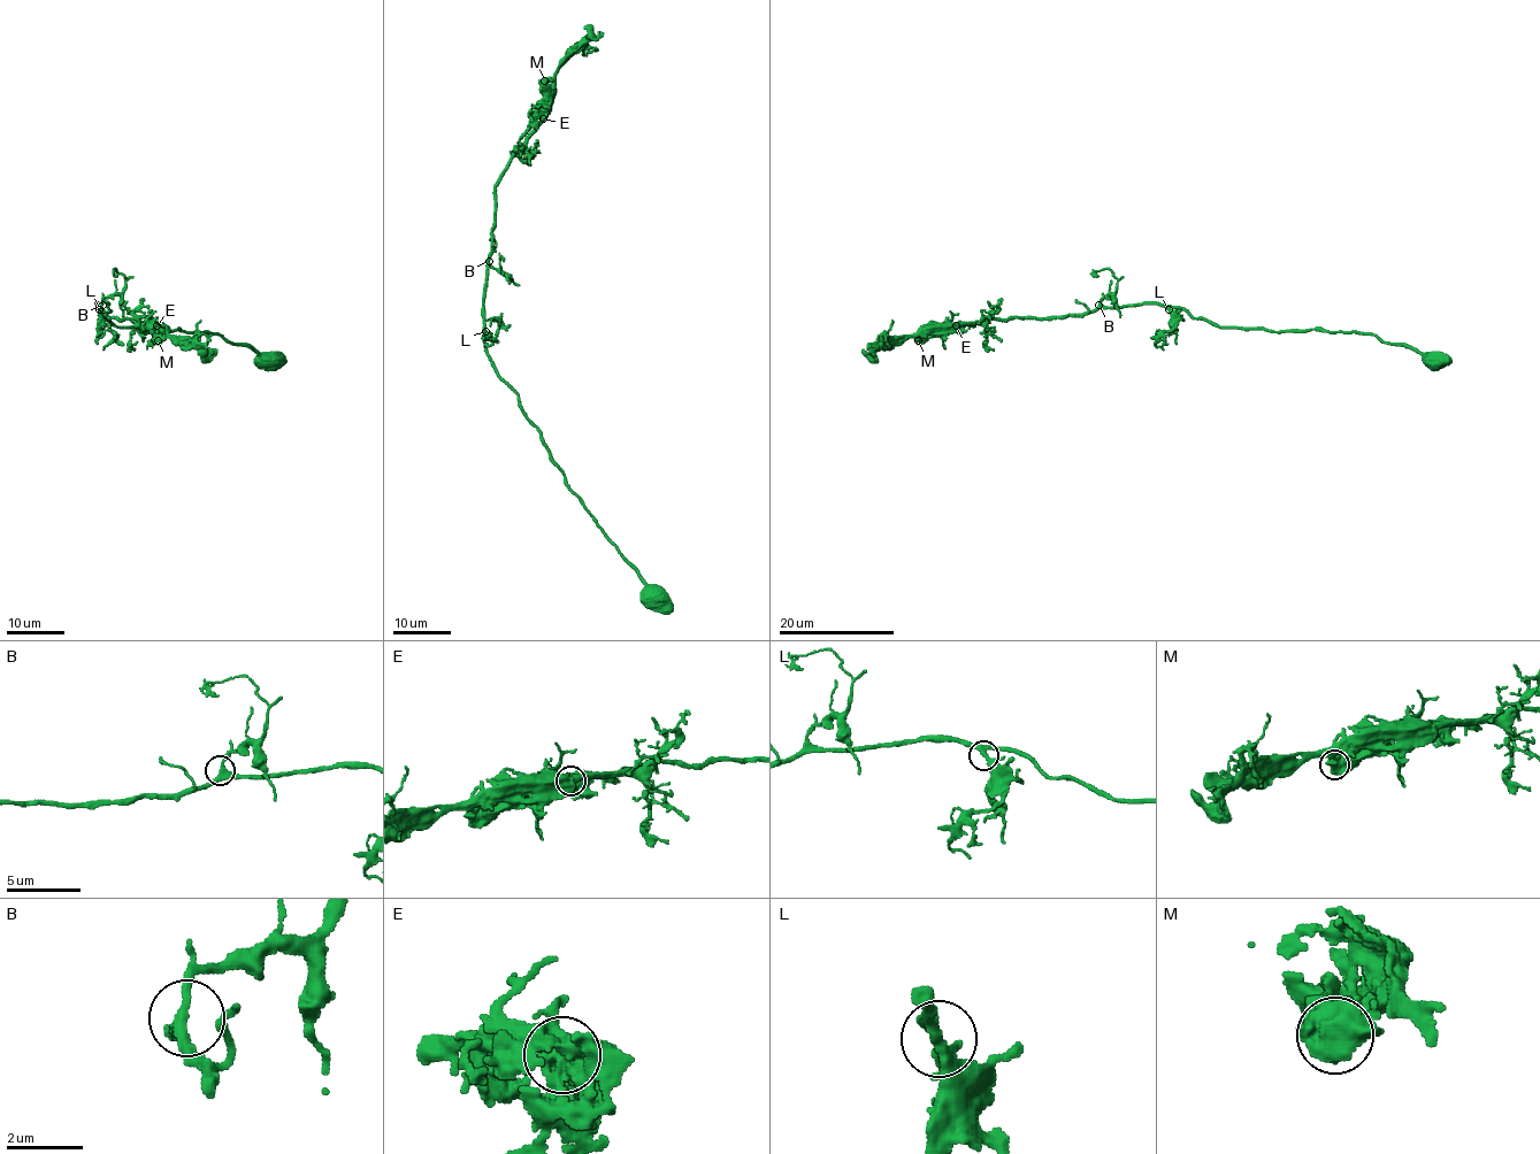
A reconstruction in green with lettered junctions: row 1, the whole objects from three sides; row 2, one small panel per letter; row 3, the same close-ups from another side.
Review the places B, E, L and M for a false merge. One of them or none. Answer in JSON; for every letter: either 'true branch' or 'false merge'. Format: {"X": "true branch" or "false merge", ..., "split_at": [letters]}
{"B": "true branch", "E": "false merge", "L": "true branch", "M": "true branch", "split_at": ["E"]}

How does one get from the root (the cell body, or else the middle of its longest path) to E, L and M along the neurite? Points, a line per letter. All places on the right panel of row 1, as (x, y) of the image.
E: (1434, 361), (1372, 333), (1220, 328), (1157, 304), (956, 325)
L: (1434, 361), (1408, 347), (1384, 343), (1372, 333), (1220, 328), (1203, 318), (1193, 318), (1180, 308), (1169, 309)
M: (1434, 361), (1372, 333), (1220, 328), (1157, 304), (1046, 318), (985, 318), (950, 324), (918, 339)

